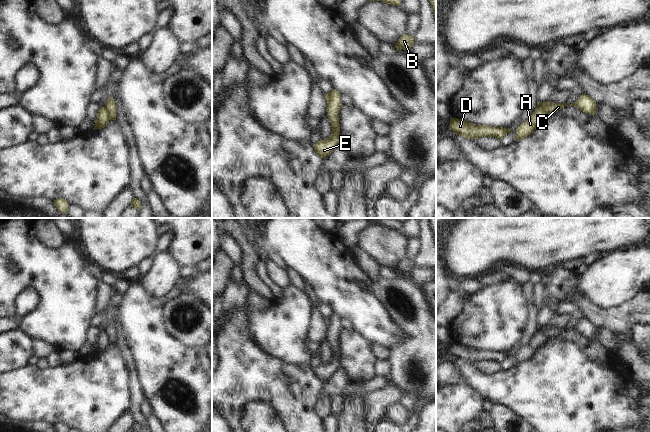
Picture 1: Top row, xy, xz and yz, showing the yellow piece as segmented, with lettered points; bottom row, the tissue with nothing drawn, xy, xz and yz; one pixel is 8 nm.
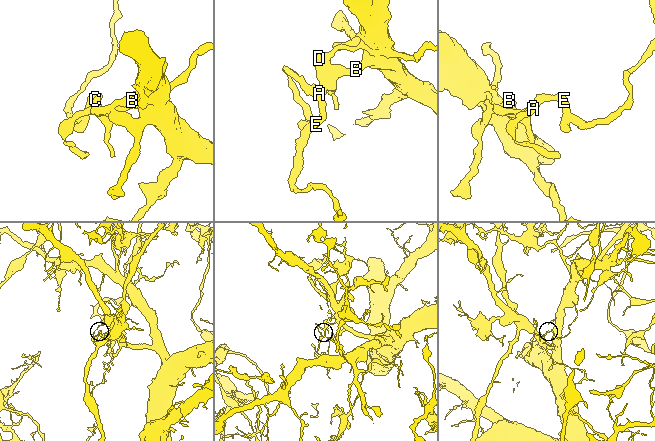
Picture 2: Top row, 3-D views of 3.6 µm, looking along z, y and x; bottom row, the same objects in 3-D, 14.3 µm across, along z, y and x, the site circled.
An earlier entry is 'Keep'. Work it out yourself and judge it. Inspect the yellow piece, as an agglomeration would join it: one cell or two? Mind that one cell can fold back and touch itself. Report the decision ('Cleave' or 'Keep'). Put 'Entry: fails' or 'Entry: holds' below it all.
Cleave
Entry: fails

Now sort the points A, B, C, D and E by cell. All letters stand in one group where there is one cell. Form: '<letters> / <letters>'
A B / C D E

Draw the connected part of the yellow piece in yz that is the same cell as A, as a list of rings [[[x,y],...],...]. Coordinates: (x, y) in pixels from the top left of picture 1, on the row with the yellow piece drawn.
[[[537,108],[531,115],[530,119],[523,122],[517,129],[516,129],[516,140],[521,140],[530,135],[534,132],[537,128],[538,124],[546,117],[545,112]]]

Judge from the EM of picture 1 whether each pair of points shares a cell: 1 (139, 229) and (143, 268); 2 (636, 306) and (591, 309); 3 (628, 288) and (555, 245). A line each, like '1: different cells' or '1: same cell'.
1: different cells
2: same cell
3: different cells

